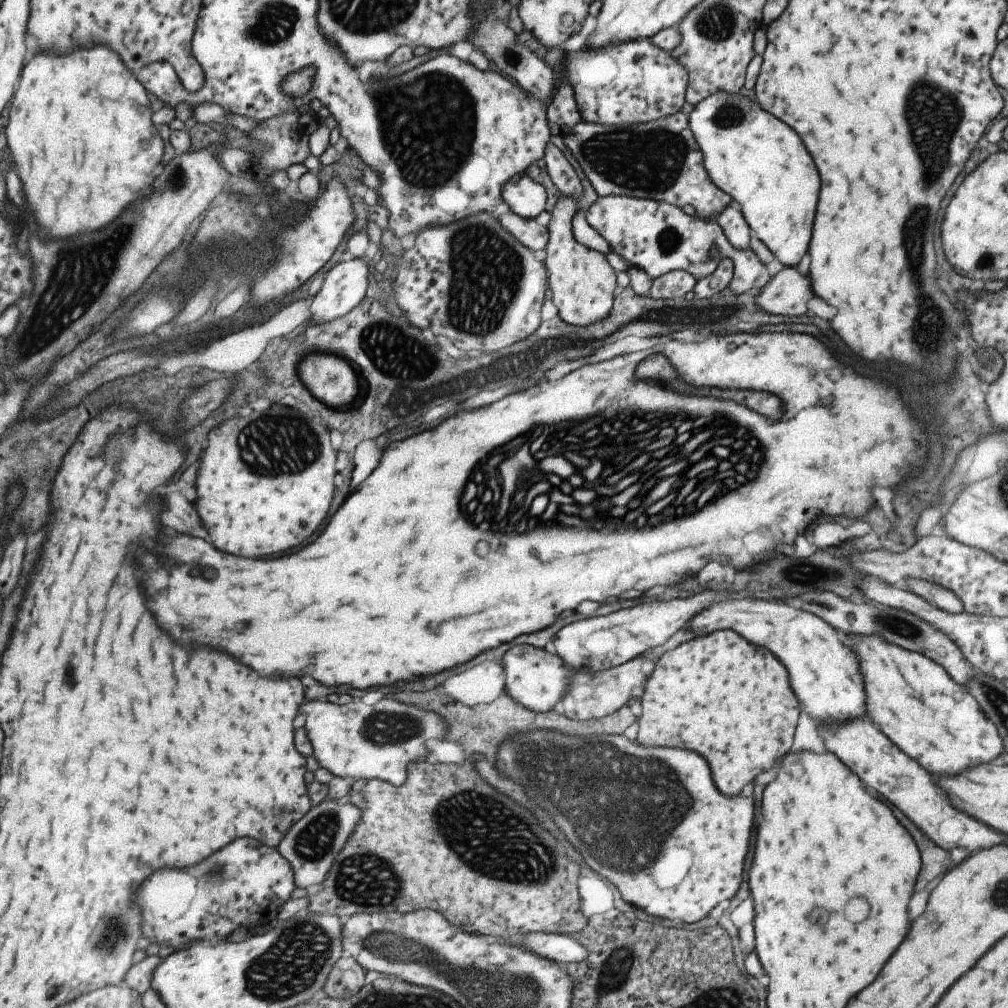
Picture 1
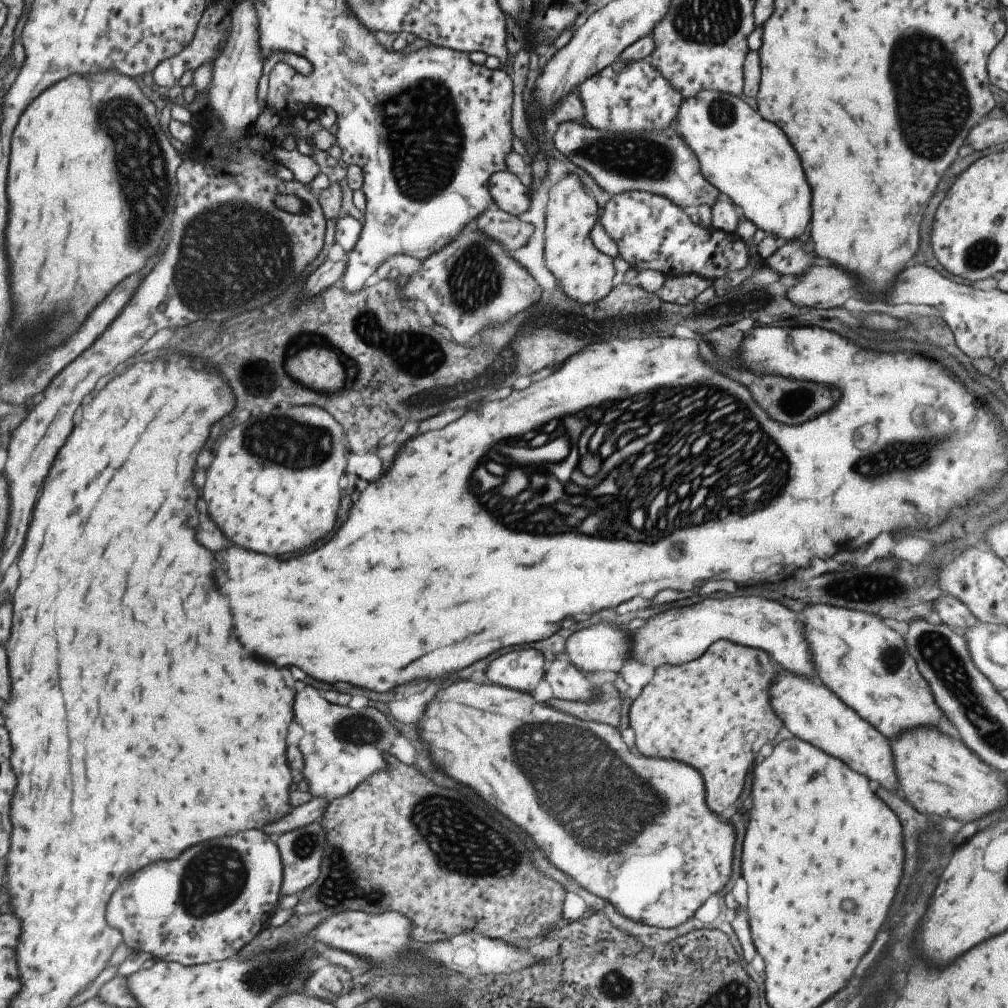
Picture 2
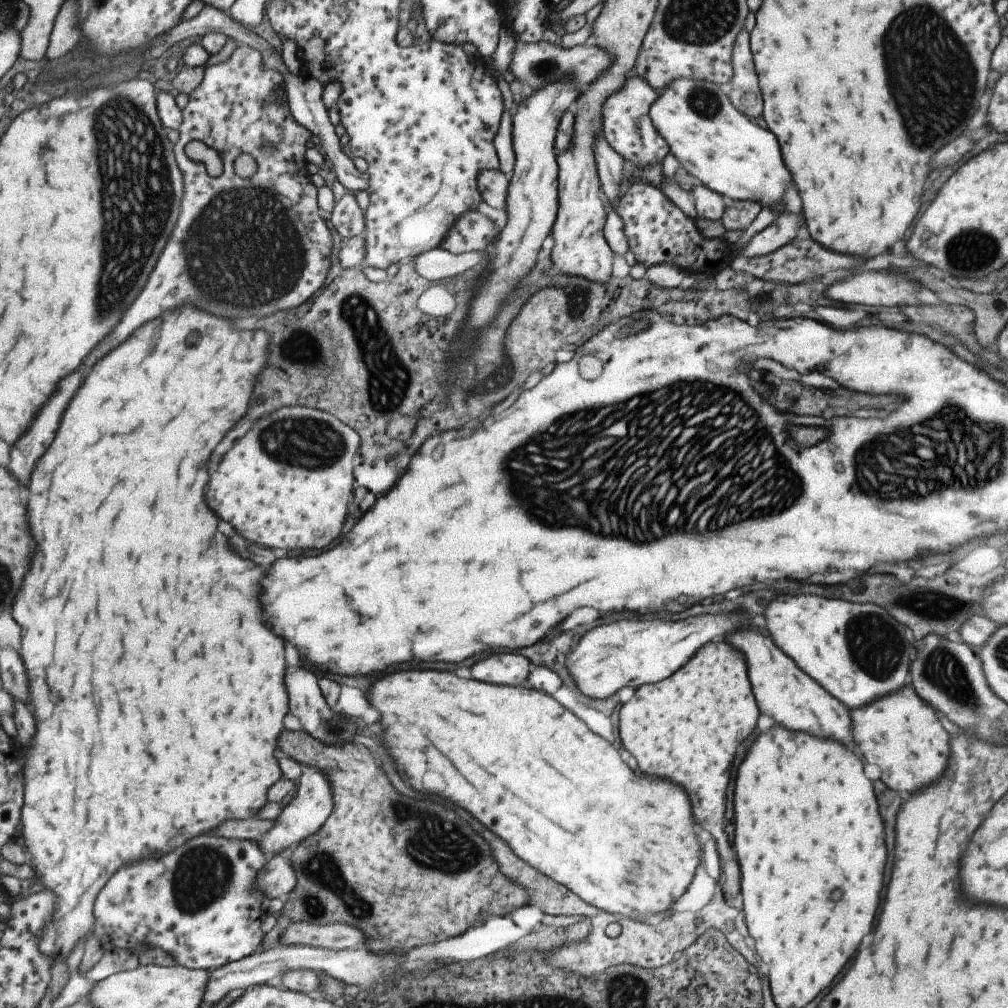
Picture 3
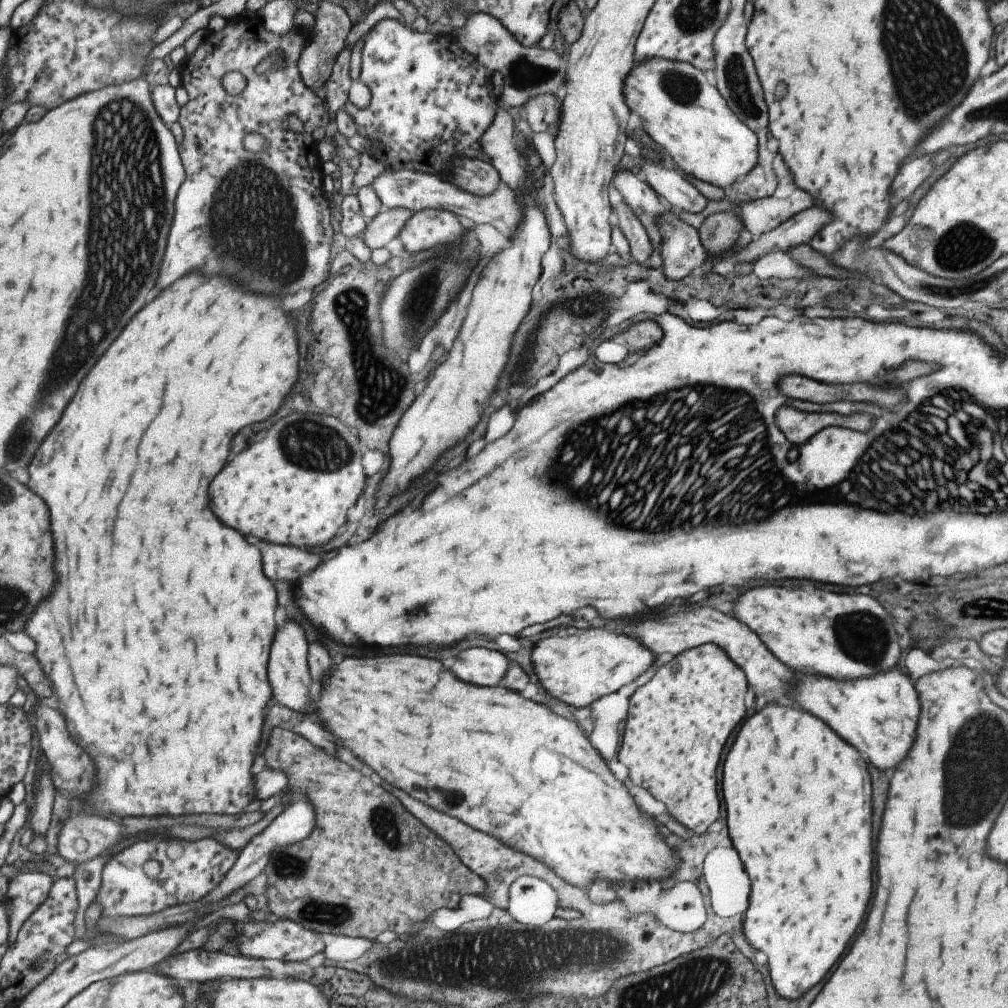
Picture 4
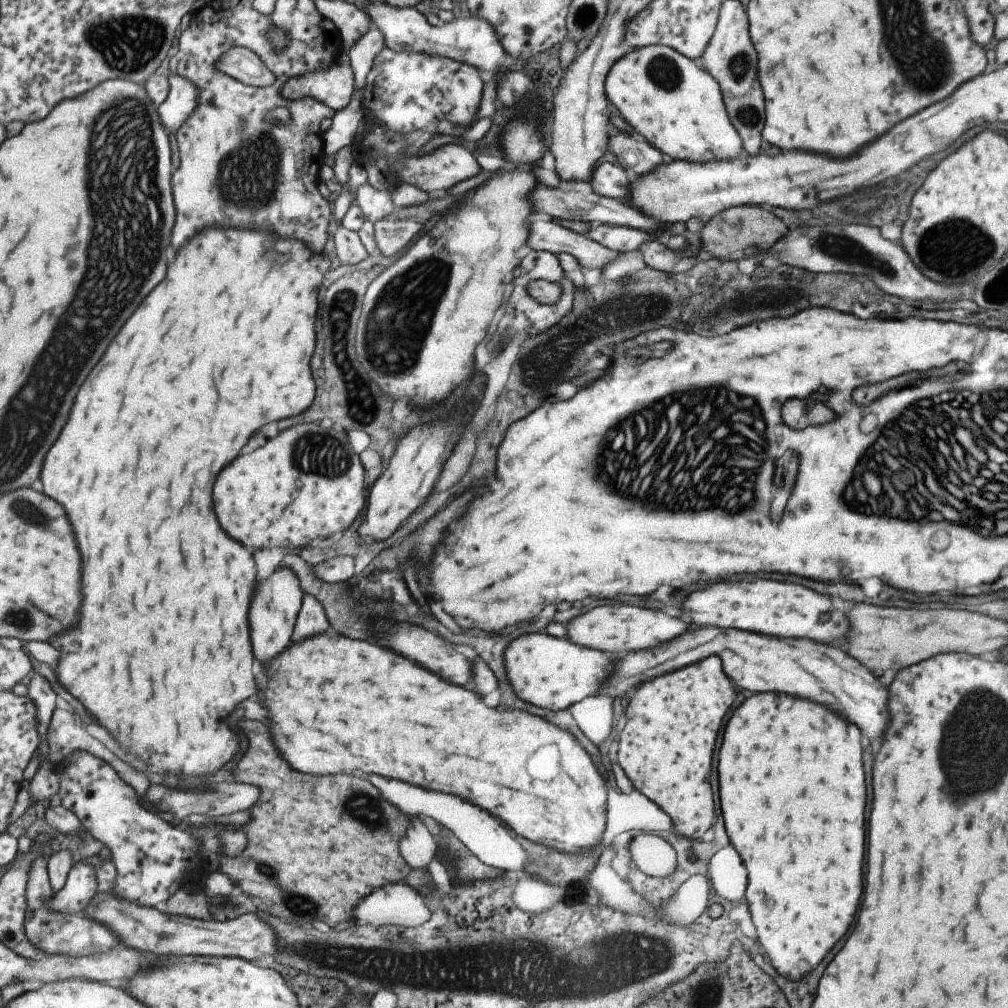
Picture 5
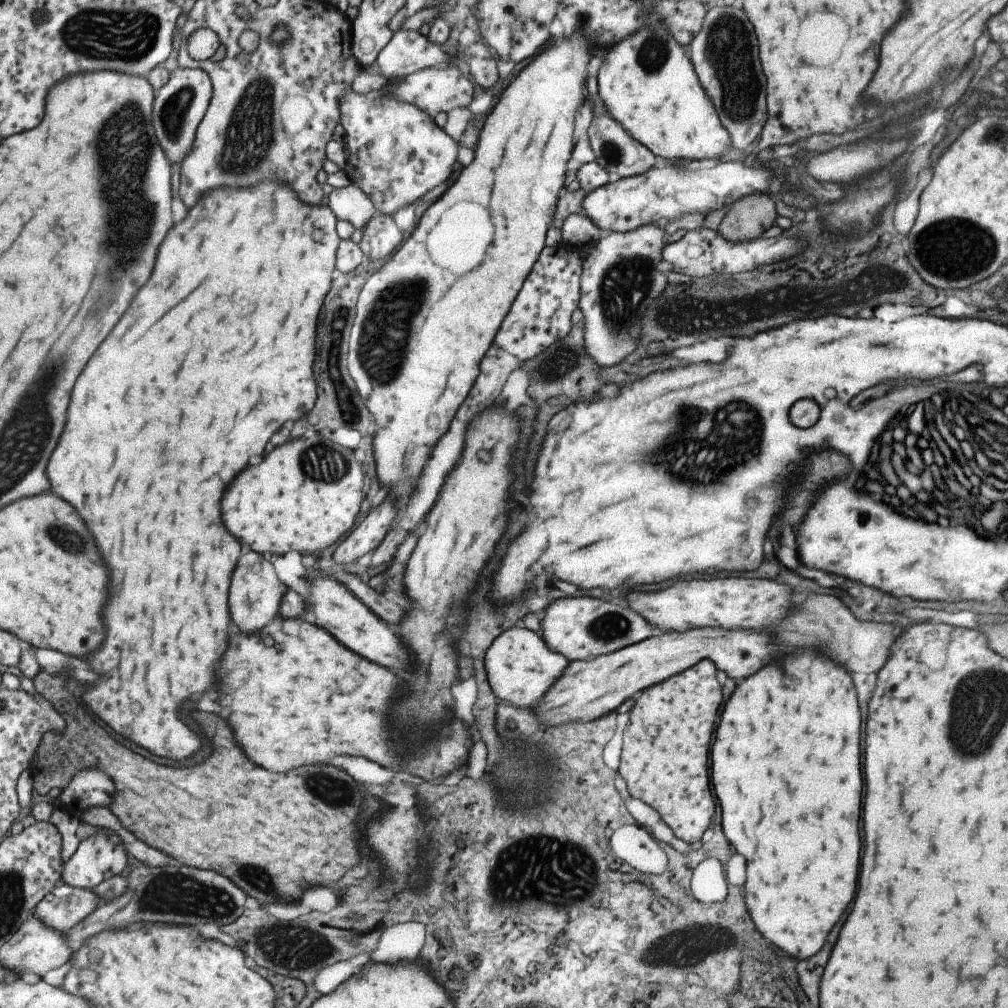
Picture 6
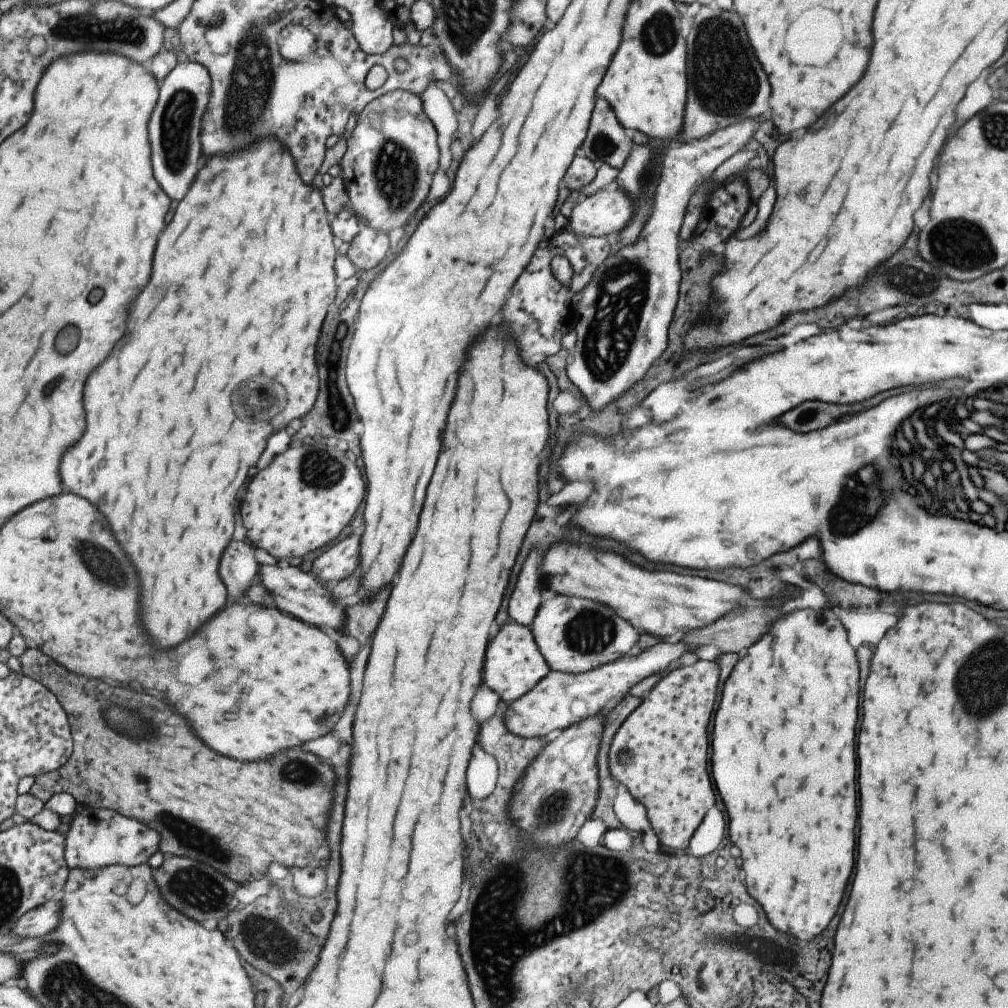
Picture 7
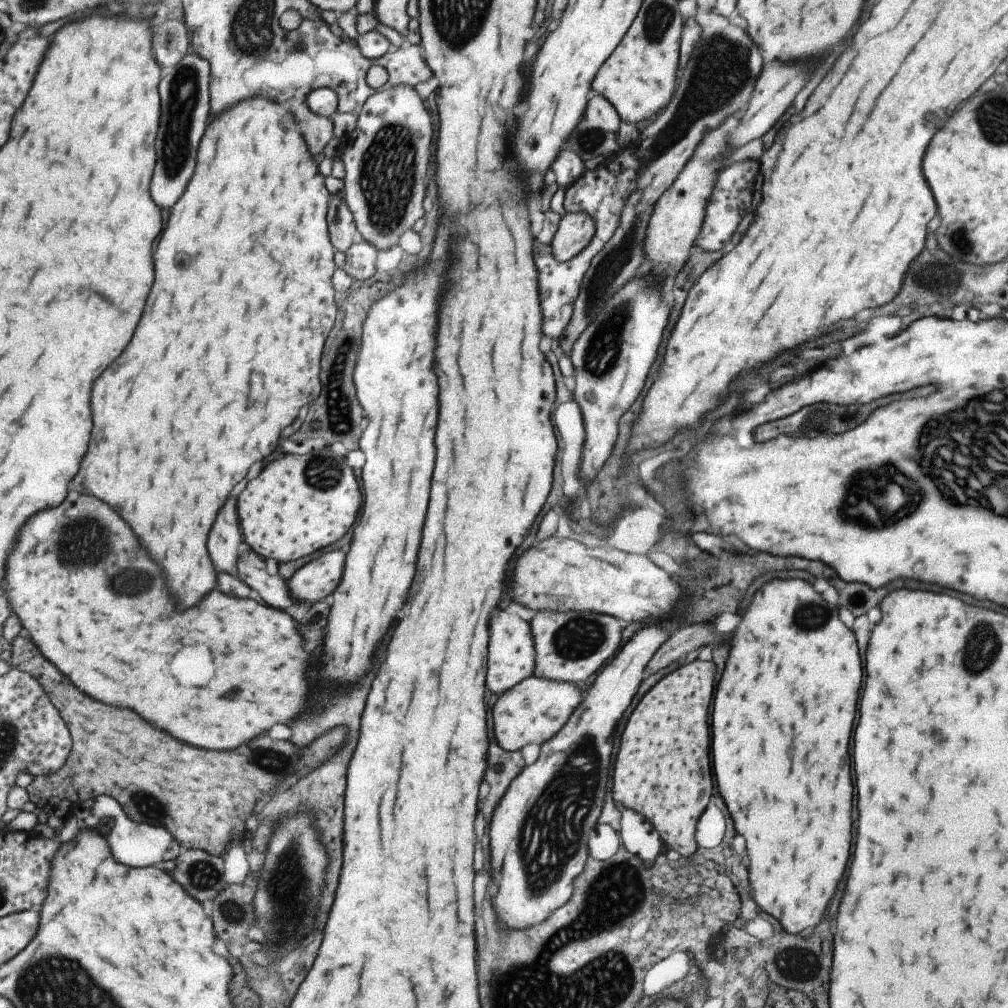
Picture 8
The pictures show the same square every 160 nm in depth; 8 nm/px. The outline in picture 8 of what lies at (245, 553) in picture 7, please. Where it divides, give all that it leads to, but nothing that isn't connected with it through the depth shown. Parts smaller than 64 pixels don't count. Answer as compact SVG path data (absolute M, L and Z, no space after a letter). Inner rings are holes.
M231 492L227 496L207 536L207 552L209 558L213 560L215 572L234 574L235 571L234 564L238 559L237 546L242 540L237 512L235 512L235 496L237 492Z

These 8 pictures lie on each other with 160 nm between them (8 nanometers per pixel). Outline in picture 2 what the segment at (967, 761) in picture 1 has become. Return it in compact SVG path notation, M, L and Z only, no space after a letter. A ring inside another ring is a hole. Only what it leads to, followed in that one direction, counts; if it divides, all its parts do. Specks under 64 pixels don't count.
M810 604L802 609L804 627L803 638L810 651L812 668L815 668L817 678L823 686L827 686L833 694L837 694L843 704L847 704L853 712L871 724L877 732L885 738L895 736L897 732L921 724L935 724L939 714L933 706L930 688L926 680L917 670L915 661L906 652L906 642L901 634L897 633L883 622L882 617L856 611L842 605Z

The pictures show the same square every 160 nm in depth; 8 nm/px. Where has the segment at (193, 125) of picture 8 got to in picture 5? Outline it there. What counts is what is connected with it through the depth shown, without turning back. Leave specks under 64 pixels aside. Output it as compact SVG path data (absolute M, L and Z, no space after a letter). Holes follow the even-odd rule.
M241 47L222 52L217 59L216 70L254 87L266 87L274 81L271 71L255 53ZM171 73L167 78L169 90L157 105L159 124L167 134L174 136L176 130L186 121L186 118L195 110L198 90L196 86L182 76Z

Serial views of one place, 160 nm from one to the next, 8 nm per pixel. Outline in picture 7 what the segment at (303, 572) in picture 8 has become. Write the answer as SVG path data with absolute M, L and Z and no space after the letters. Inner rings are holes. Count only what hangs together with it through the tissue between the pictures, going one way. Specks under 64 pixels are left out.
M348 536L313 559L310 573L324 585L347 578L359 560L358 536Z

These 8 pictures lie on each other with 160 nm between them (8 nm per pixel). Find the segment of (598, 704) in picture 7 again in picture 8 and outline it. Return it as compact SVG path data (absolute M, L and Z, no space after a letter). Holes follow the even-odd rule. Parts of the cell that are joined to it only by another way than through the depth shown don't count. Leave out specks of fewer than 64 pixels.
M533 676L514 684L501 693L491 708L491 722L497 744L507 752L521 750L525 744L543 744L567 722L584 692L579 686Z

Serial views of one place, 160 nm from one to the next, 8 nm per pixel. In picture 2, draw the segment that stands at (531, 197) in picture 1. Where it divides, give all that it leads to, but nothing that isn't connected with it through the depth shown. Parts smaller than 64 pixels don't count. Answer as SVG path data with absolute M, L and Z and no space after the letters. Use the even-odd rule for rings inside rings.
M499 171L487 179L487 190L493 205L515 215L529 206L529 188L516 172Z

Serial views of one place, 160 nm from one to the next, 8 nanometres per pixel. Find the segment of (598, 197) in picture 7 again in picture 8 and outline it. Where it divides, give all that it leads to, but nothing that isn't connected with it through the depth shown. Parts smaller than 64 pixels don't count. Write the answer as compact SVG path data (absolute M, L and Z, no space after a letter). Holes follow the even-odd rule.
M565 213L560 217L551 239L551 254L557 263L568 261L588 245L593 236L592 218L582 213Z

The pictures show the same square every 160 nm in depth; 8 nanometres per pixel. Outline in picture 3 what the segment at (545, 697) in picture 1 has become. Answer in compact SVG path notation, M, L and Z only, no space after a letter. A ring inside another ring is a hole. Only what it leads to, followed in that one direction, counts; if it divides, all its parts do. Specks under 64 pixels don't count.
M501 652L491 654L487 658L477 660L469 674L473 680L479 682L491 682L491 684L511 685L514 687L525 687L529 672L530 661L515 652Z

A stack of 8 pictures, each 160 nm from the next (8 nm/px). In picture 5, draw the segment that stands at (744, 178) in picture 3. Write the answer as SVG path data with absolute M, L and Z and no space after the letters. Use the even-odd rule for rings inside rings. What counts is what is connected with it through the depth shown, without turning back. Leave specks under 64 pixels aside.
M654 44L626 51L606 74L605 94L610 106L615 107L627 126L653 148L667 154L673 161L706 163L732 159L742 148L739 135L730 123L718 84L705 69L698 68L690 58L672 48Z

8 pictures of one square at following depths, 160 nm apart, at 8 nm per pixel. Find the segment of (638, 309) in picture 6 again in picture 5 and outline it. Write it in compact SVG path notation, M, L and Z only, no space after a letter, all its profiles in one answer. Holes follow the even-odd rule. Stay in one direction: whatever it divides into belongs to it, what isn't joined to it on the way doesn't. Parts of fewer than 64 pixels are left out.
M531 214L527 246L531 250L547 251L554 255L566 252L575 257L583 268L598 270L598 274L599 271L603 272L605 265L620 255L620 251L608 249L579 233L560 227L554 221L537 220L537 214Z

